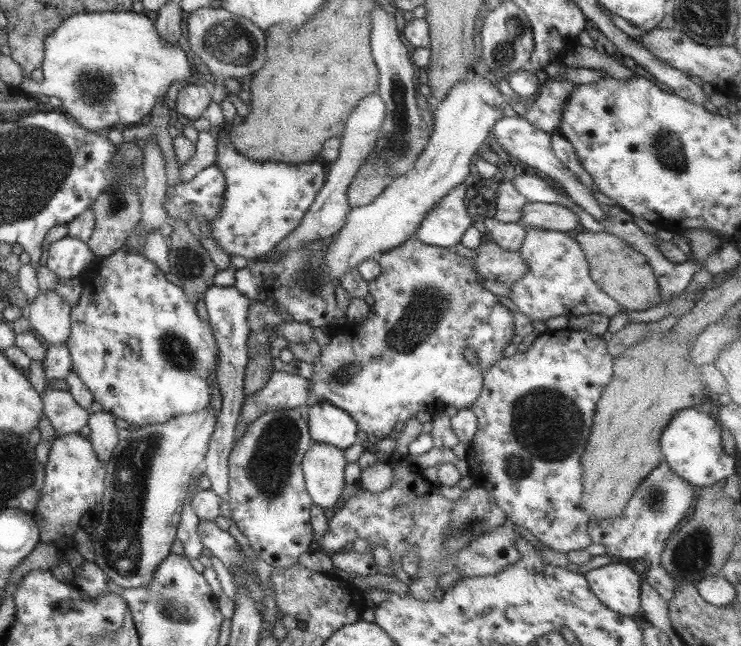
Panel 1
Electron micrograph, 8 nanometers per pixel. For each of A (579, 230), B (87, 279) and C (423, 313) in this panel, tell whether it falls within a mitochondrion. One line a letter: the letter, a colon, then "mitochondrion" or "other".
A: other
B: other
C: mitochondrion

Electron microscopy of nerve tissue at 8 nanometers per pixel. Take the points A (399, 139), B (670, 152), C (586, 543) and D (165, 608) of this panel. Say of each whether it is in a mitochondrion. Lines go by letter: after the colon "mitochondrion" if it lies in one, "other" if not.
A: mitochondrion
B: mitochondrion
C: other
D: mitochondrion

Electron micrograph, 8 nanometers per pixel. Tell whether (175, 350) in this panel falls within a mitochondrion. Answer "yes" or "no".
yes

